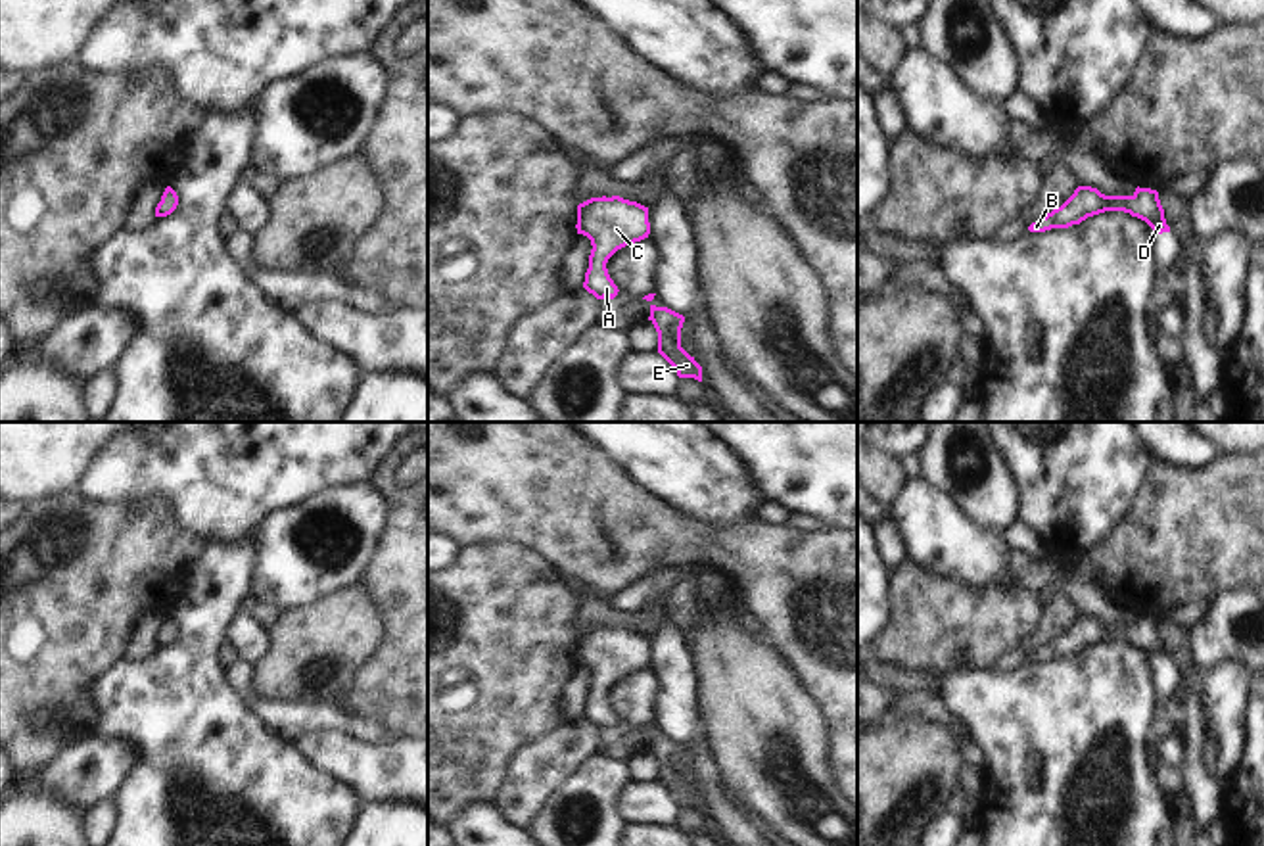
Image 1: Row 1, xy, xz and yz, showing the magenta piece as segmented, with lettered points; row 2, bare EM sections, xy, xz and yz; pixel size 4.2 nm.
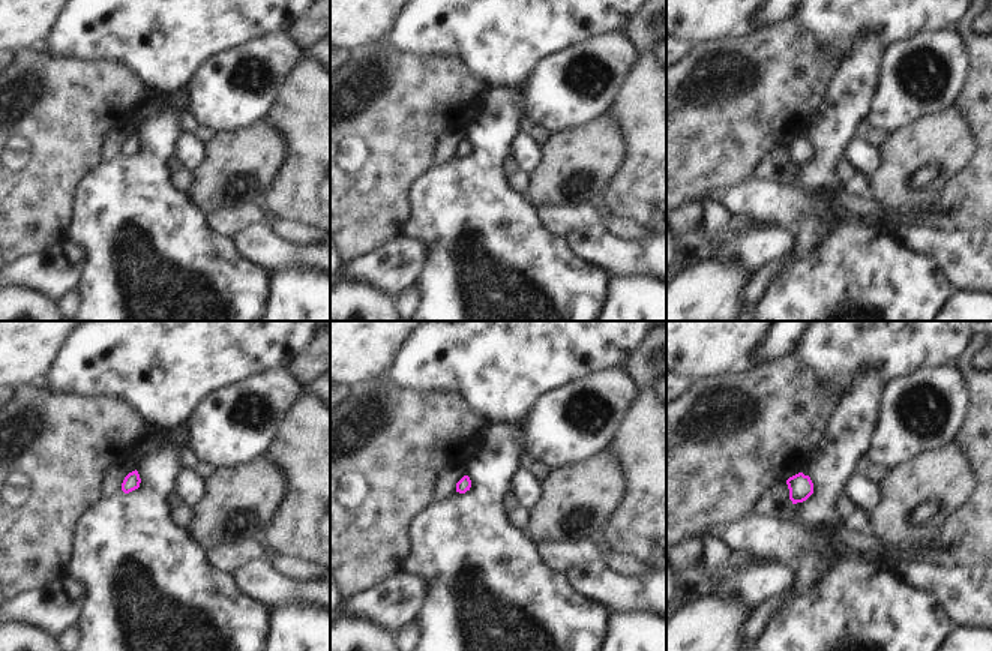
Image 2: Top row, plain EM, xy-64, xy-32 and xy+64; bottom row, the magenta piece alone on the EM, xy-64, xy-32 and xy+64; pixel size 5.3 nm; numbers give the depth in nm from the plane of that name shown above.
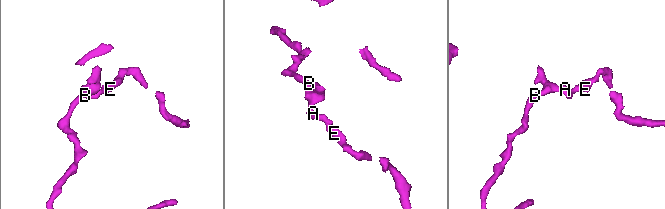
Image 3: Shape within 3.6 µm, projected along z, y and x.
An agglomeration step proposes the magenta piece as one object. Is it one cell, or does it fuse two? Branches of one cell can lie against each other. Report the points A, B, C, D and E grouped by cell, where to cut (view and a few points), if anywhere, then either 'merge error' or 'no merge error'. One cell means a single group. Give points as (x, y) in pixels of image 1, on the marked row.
A B C D E | no cut | no merge error

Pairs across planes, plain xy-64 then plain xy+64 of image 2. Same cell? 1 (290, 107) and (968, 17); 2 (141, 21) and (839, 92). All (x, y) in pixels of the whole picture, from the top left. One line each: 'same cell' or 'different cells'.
1: same cell
2: different cells

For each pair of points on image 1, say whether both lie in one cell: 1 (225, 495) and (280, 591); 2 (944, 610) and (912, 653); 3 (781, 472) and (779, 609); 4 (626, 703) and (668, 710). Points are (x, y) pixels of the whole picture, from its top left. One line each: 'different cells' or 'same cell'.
1: different cells
2: same cell
3: different cells
4: different cells

